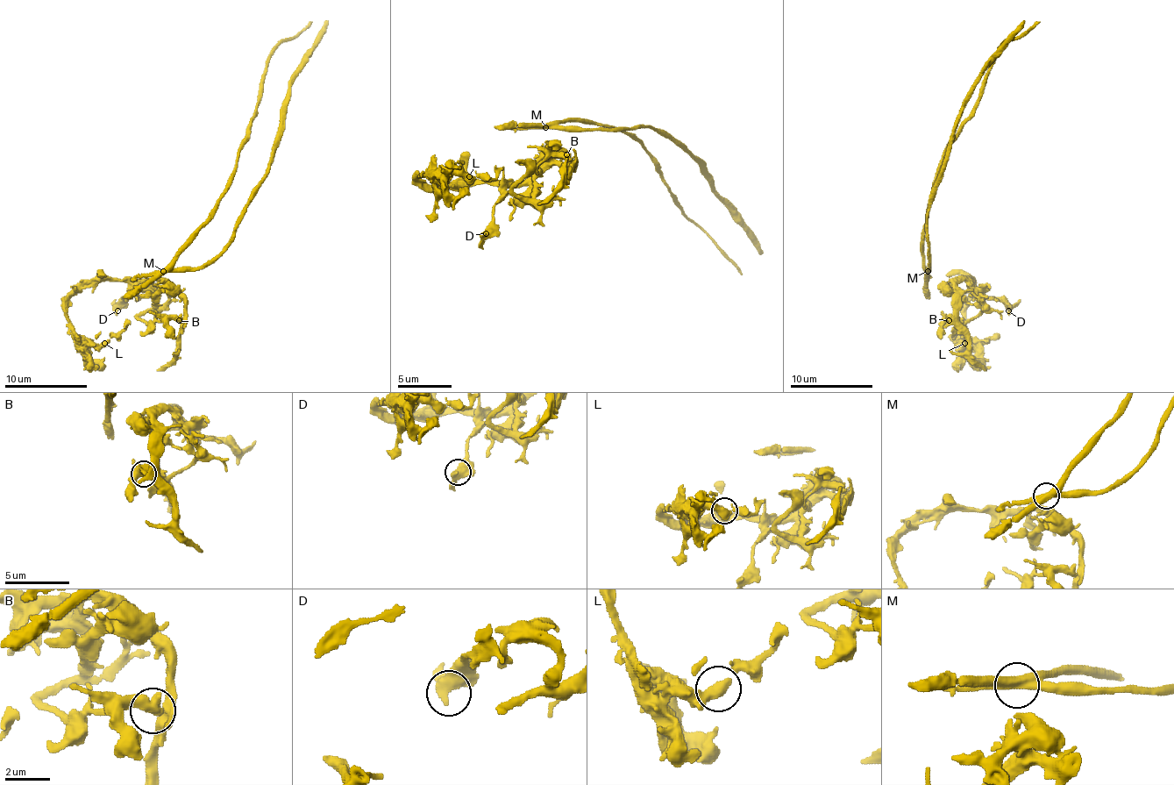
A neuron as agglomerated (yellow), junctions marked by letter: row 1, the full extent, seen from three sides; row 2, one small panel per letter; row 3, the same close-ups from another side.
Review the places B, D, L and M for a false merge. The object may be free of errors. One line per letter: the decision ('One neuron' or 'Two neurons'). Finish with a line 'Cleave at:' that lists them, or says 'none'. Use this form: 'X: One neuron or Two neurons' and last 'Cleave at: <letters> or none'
B: One neuron
D: One neuron
L: One neuron
M: Two neurons
Cleave at: M

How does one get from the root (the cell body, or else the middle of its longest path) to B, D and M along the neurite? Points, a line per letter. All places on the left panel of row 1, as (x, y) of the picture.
B: (179, 269), (167, 269), (160, 275), (164, 283), (185, 304), (185, 312), (179, 320)
D: (179, 269), (164, 271), (160, 275), (162, 286), (160, 280), (138, 281), (124, 296), (117, 310)
M: (179, 269), (162, 271)

